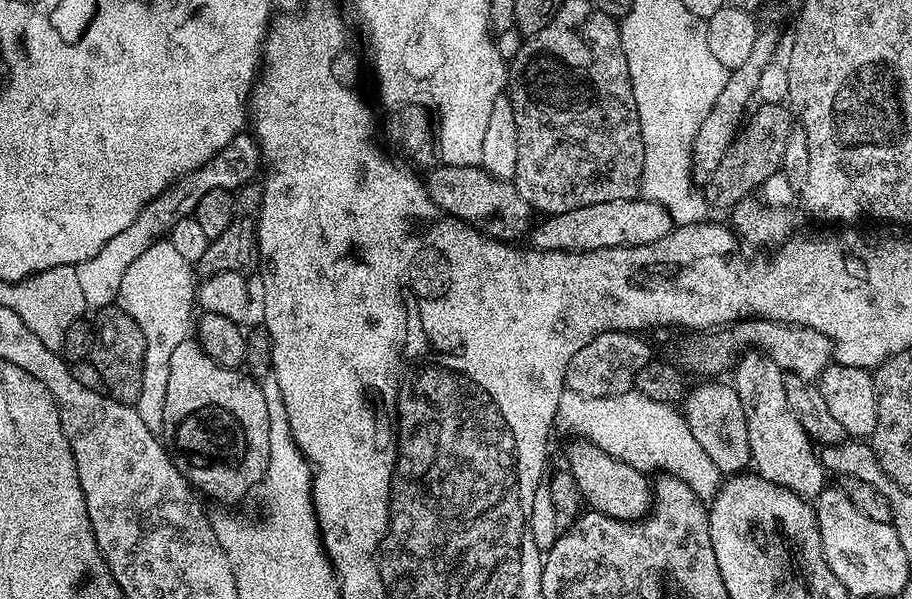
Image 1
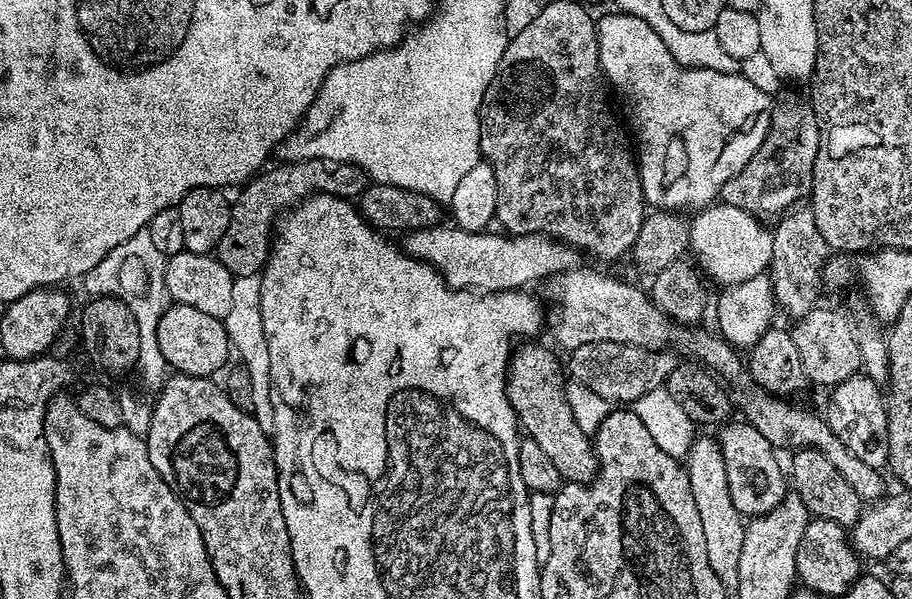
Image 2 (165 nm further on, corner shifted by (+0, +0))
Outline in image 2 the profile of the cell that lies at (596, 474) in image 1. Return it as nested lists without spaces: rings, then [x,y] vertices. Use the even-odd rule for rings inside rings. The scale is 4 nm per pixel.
[[[540,342],[521,343],[512,353],[506,377],[508,401],[516,411],[519,427],[526,433],[527,439],[538,442],[539,448],[554,462],[561,478],[569,484],[591,484],[596,479],[598,471],[596,450],[589,433],[580,429],[574,418],[574,410],[570,410],[570,402],[566,398],[566,372],[562,367],[562,360],[559,360],[550,349],[536,343]]]

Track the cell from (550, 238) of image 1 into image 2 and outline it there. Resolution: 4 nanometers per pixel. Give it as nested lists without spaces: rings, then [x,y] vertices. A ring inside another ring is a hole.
[[[455,226],[444,227],[418,228],[407,233],[406,251],[418,260],[428,261],[444,277],[449,288],[471,290],[477,294],[524,290],[535,280],[547,281],[582,264],[577,249],[551,236],[495,236],[492,230],[464,232]]]

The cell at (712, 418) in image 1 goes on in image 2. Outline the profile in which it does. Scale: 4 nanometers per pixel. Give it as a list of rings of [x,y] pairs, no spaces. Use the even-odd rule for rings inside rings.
[[[745,422],[723,425],[718,435],[722,458],[726,462],[726,482],[730,486],[730,498],[734,506],[745,518],[764,516],[783,502],[786,489],[786,472],[776,461],[777,449],[772,447],[762,434]]]

